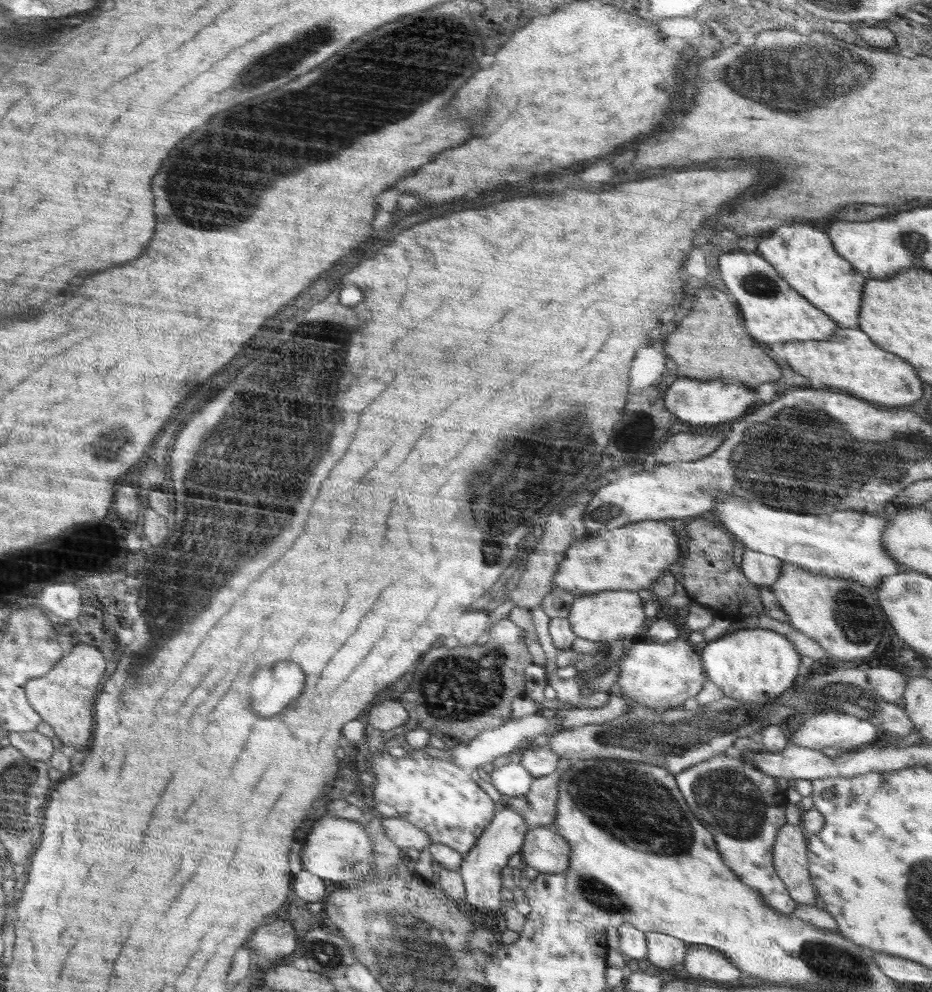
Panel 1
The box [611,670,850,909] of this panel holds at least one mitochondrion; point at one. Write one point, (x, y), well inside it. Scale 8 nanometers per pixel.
(727, 798)

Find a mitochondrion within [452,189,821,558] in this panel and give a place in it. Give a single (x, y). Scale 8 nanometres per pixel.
(514, 481)

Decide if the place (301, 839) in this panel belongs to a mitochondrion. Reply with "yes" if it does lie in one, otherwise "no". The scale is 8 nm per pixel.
no

